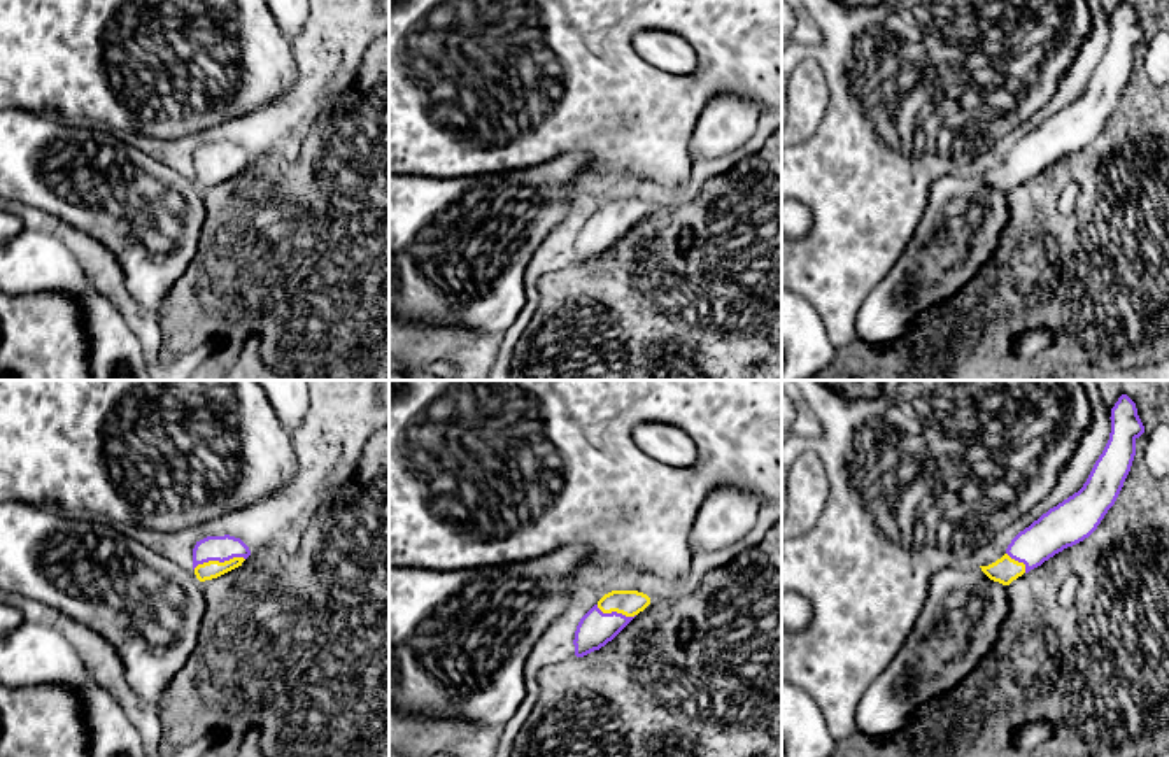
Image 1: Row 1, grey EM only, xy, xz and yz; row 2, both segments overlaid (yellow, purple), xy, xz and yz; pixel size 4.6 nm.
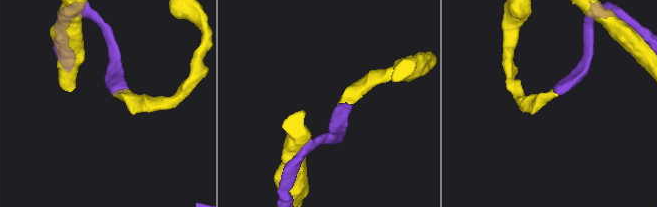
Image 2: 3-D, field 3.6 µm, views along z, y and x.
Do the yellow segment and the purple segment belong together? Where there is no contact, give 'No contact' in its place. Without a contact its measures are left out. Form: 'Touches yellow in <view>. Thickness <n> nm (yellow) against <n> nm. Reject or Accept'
Touches yellow in xy. Thickness 80 nm (yellow) against 120 nm. Accept

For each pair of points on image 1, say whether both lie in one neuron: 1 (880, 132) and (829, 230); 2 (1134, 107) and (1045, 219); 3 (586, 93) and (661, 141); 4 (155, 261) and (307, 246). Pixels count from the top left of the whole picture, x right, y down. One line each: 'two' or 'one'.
1: one
2: one
3: one
4: two

